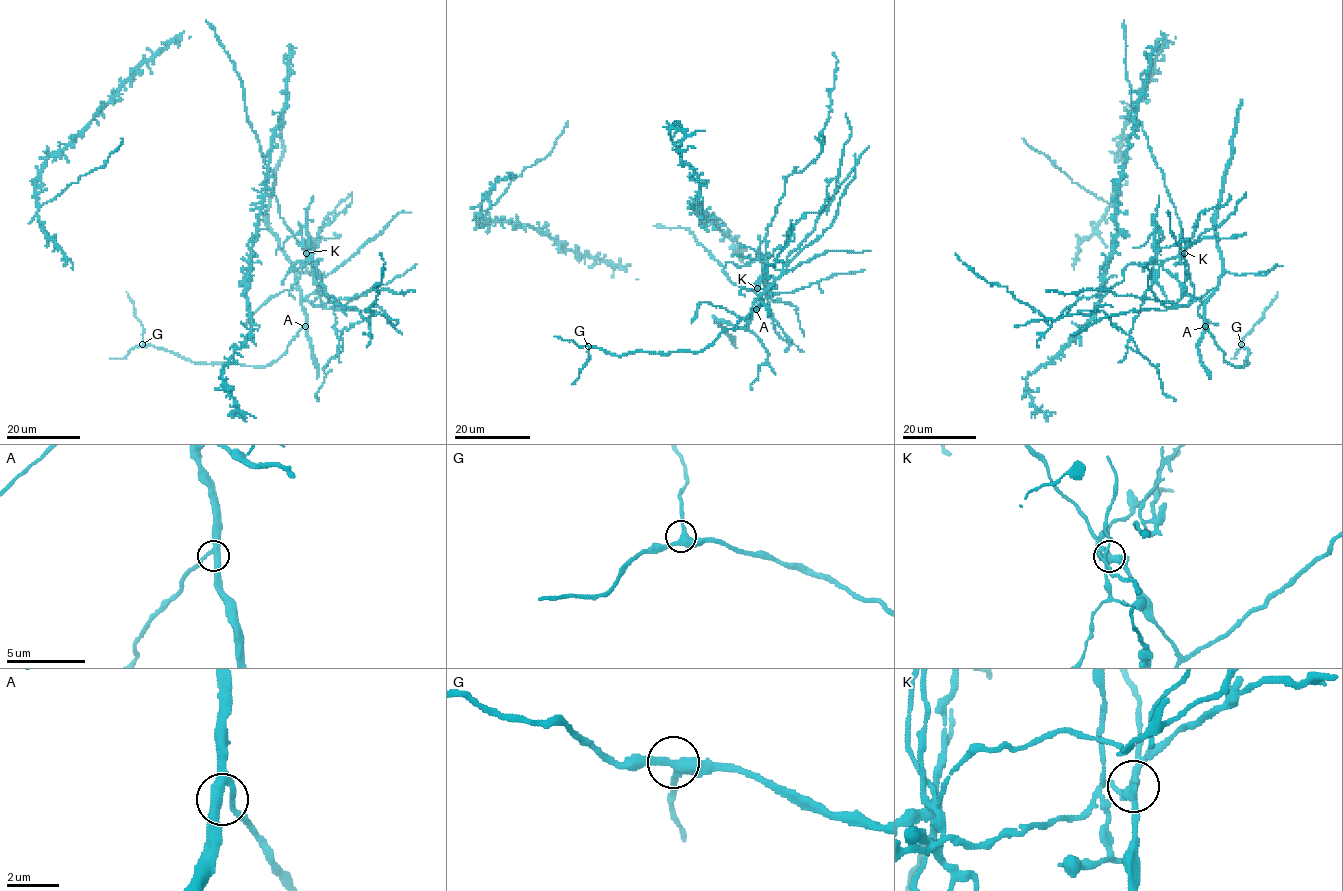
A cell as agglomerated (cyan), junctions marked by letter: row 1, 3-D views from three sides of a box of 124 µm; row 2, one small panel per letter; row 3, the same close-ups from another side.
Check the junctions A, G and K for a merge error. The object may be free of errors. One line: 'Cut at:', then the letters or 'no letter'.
Cut at: K

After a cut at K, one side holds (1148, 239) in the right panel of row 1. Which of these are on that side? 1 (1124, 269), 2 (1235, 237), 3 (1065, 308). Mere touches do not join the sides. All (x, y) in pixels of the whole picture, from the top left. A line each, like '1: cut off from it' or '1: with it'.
1: with it
2: with it
3: with it

